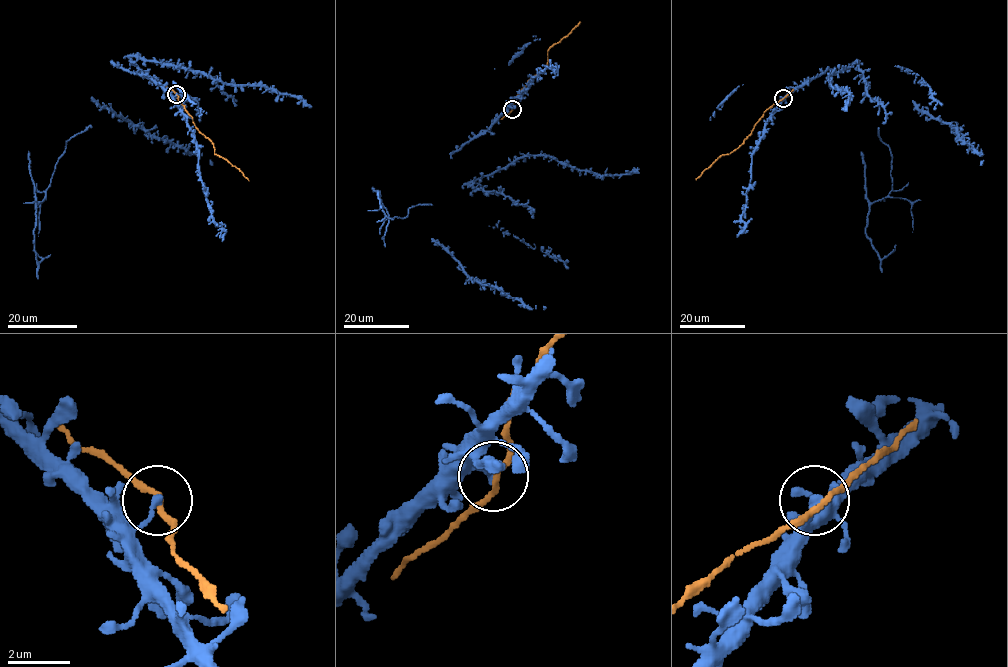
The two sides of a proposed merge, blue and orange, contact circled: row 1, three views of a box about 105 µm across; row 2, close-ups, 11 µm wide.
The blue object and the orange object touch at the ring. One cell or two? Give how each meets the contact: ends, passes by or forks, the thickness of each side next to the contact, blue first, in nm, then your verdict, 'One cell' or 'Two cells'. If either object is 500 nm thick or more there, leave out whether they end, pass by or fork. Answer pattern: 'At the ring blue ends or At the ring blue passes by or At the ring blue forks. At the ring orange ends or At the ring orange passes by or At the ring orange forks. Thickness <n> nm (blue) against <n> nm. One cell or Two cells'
At the ring blue ends. At the ring orange passes by. Thickness 220 nm (blue) against 170 nm. Two cells

